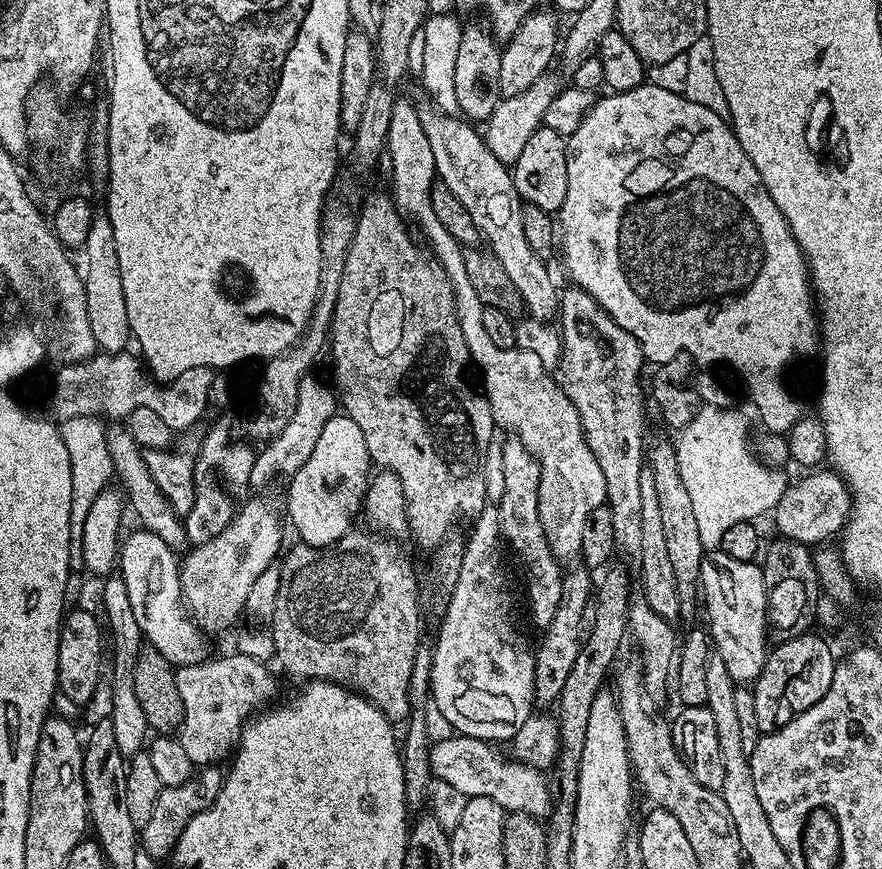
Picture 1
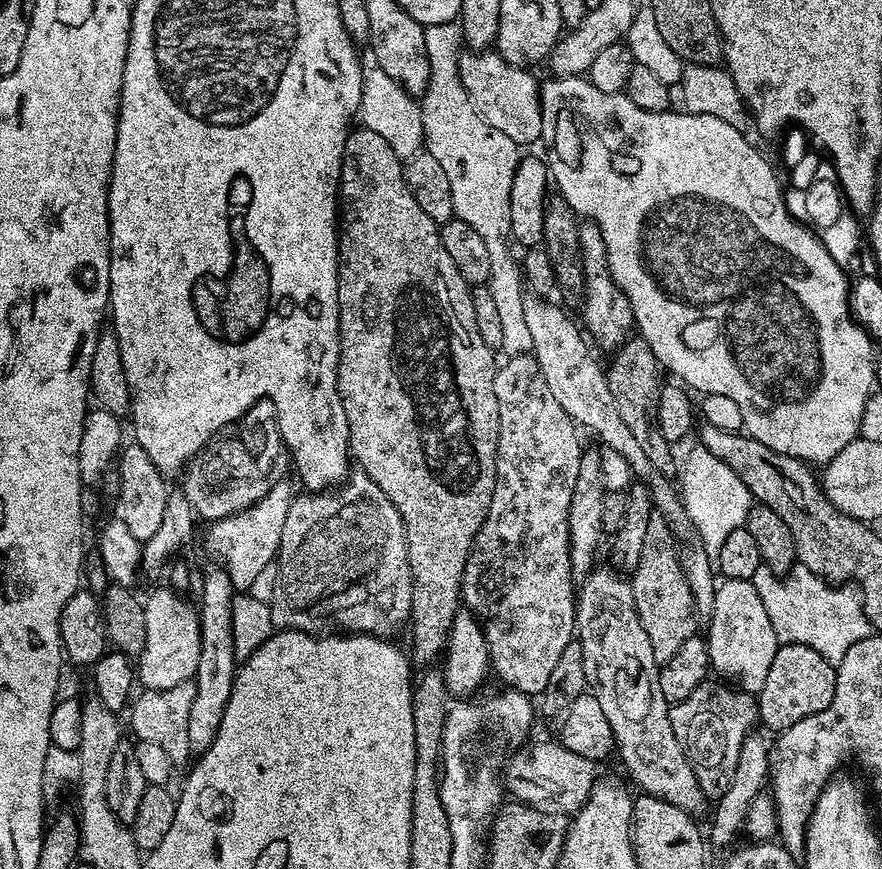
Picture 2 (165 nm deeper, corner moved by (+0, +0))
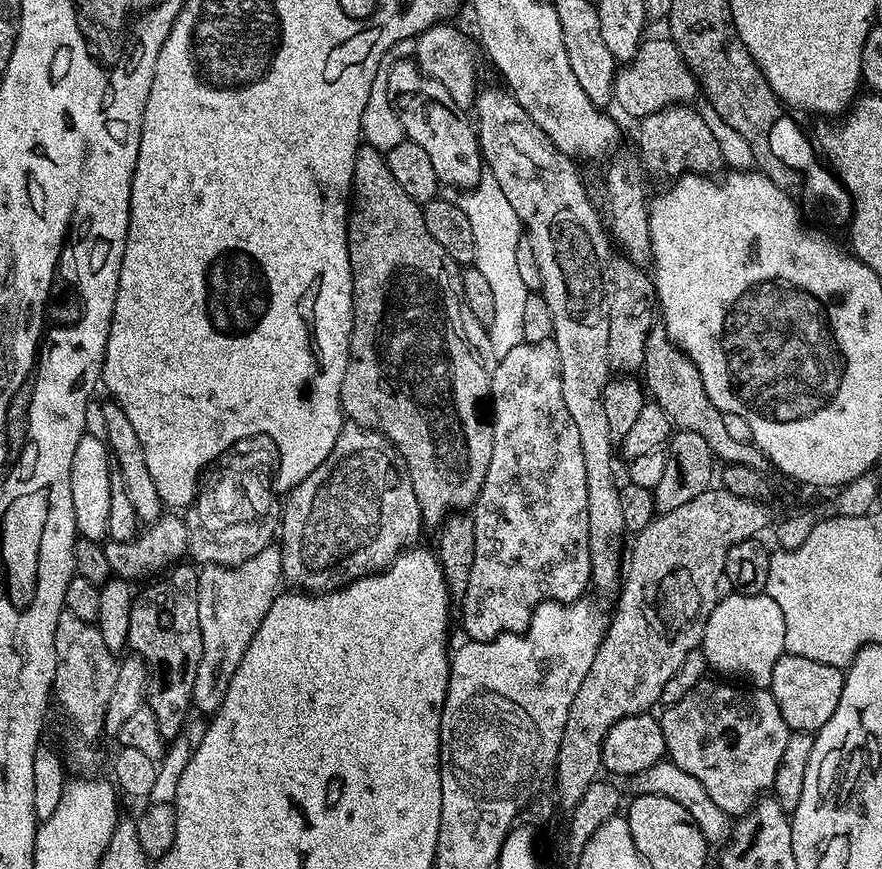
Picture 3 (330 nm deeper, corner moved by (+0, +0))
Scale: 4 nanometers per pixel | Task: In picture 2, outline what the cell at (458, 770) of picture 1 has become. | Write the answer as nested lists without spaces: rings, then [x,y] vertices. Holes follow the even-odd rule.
[[[525,743],[511,753],[506,768],[506,792],[513,801],[527,804],[539,812],[562,812],[574,814],[590,798],[590,790],[595,786],[598,773],[593,761],[566,750],[563,744]]]

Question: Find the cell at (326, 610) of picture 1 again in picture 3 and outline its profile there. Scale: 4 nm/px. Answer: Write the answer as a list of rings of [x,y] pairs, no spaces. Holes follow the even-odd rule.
[[[346,422],[338,434],[338,442],[334,442],[334,450],[326,454],[326,462],[287,493],[288,500],[282,504],[282,519],[278,524],[278,547],[282,554],[282,570],[284,571],[283,583],[296,590],[303,590],[309,594],[319,594],[321,592],[335,592],[338,588],[347,588],[353,580],[360,580],[363,576],[372,576],[375,572],[383,572],[394,563],[397,556],[401,555],[409,546],[415,545],[420,536],[422,521],[420,518],[420,507],[418,498],[414,498],[414,486],[410,486],[408,471],[404,469],[404,457],[399,456],[396,447],[388,441],[381,432],[374,428],[364,428],[361,424]]]

